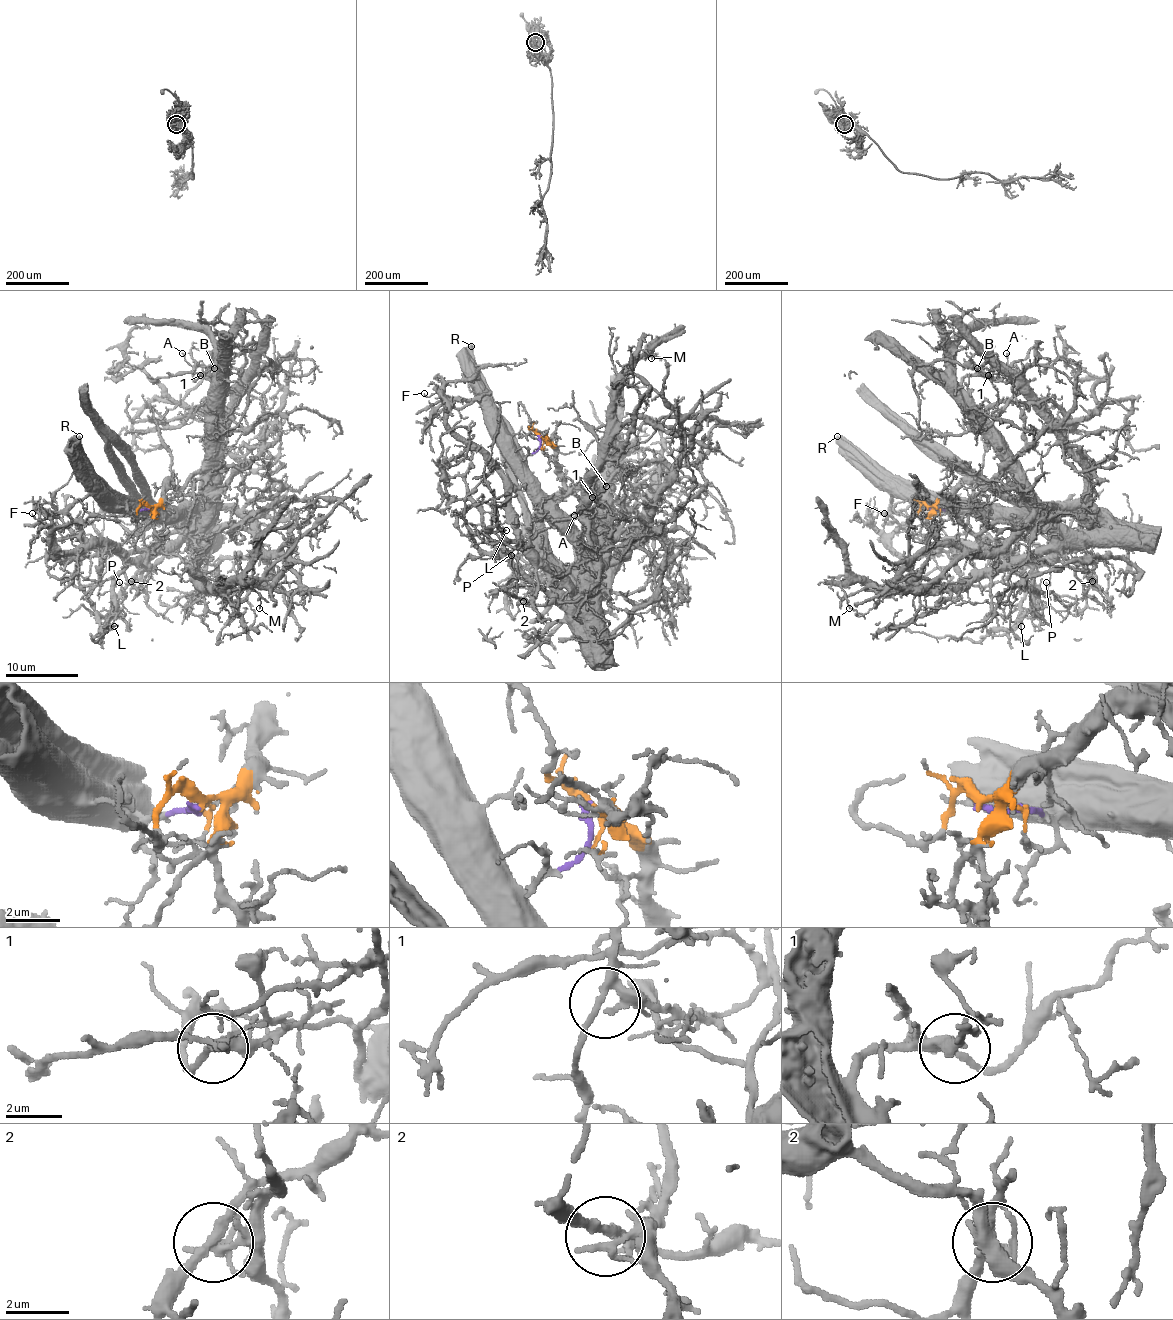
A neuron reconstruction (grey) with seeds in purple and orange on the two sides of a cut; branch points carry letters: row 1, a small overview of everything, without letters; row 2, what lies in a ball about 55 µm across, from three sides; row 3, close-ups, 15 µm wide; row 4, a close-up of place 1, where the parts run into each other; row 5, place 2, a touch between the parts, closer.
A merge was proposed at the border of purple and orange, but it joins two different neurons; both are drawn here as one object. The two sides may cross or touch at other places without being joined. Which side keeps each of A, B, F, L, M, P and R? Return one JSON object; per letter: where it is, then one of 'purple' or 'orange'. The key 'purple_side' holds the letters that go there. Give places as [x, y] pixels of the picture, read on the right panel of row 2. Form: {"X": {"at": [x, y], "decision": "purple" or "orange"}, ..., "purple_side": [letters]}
{"A": {"at": [1006, 353], "decision": "orange"}, "B": {"at": [977, 368], "decision": "orange"}, "F": {"at": [884, 513], "decision": "orange"}, "L": {"at": [1021, 626], "decision": "orange"}, "M": {"at": [849, 608], "decision": "orange"}, "P": {"at": [1046, 582], "decision": "purple"}, "R": {"at": [837, 436], "decision": "purple"}, "purple_side": ["P", "R"]}

